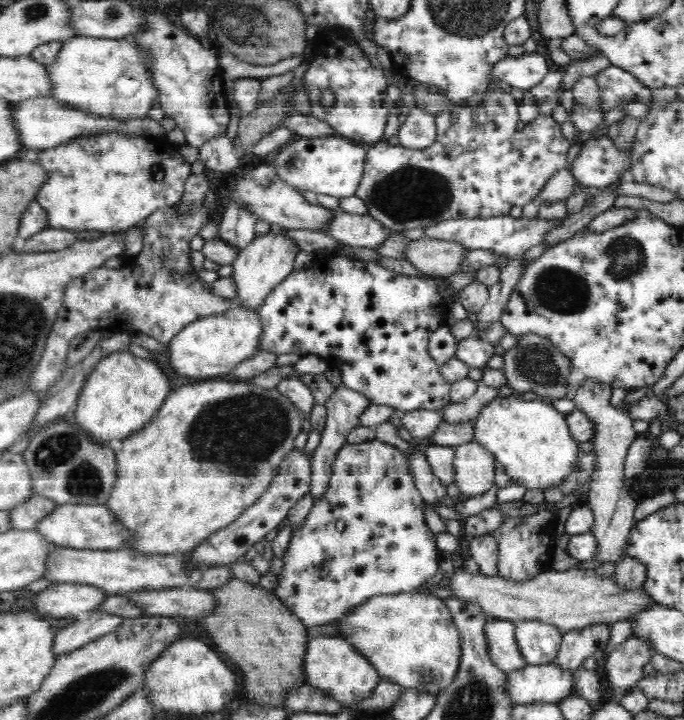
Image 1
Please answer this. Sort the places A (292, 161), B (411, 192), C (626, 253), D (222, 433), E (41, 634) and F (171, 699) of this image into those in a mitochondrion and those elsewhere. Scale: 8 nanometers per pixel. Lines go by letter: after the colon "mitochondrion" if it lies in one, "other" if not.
A: mitochondrion
B: mitochondrion
C: mitochondrion
D: mitochondrion
E: other
F: other

